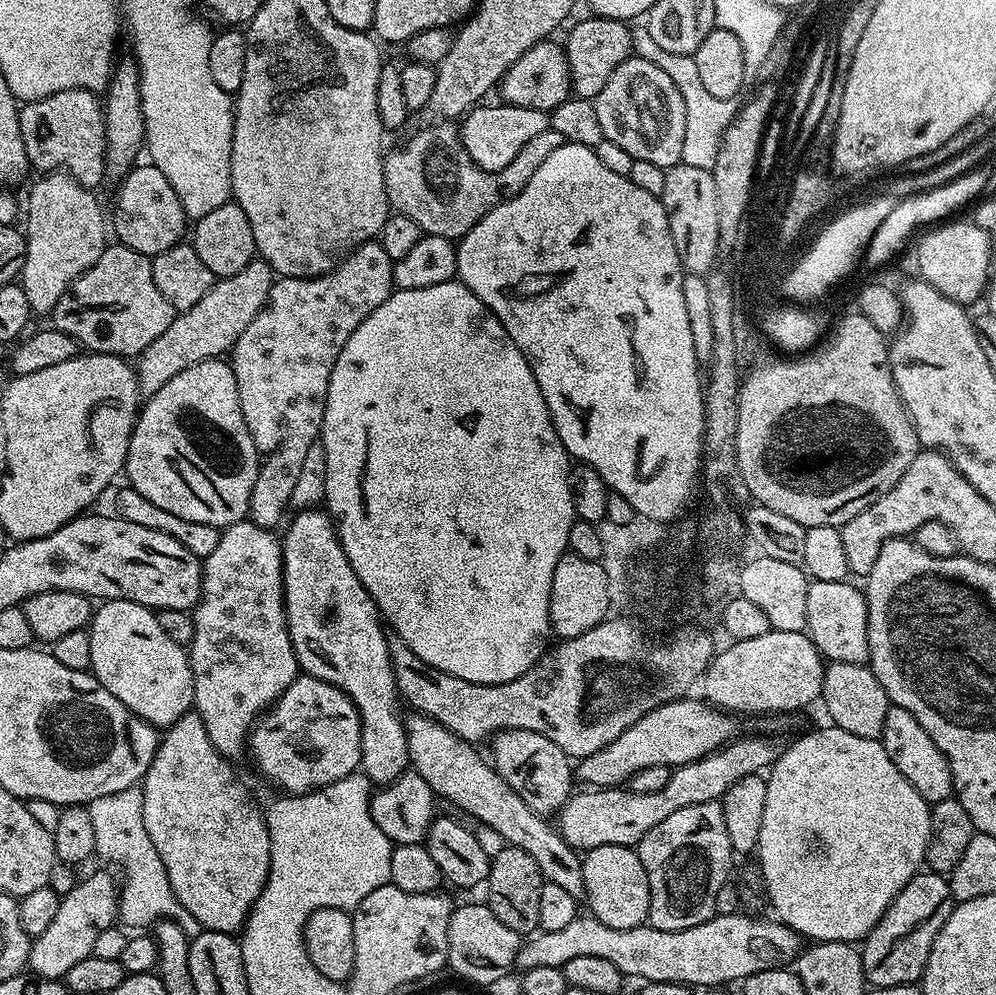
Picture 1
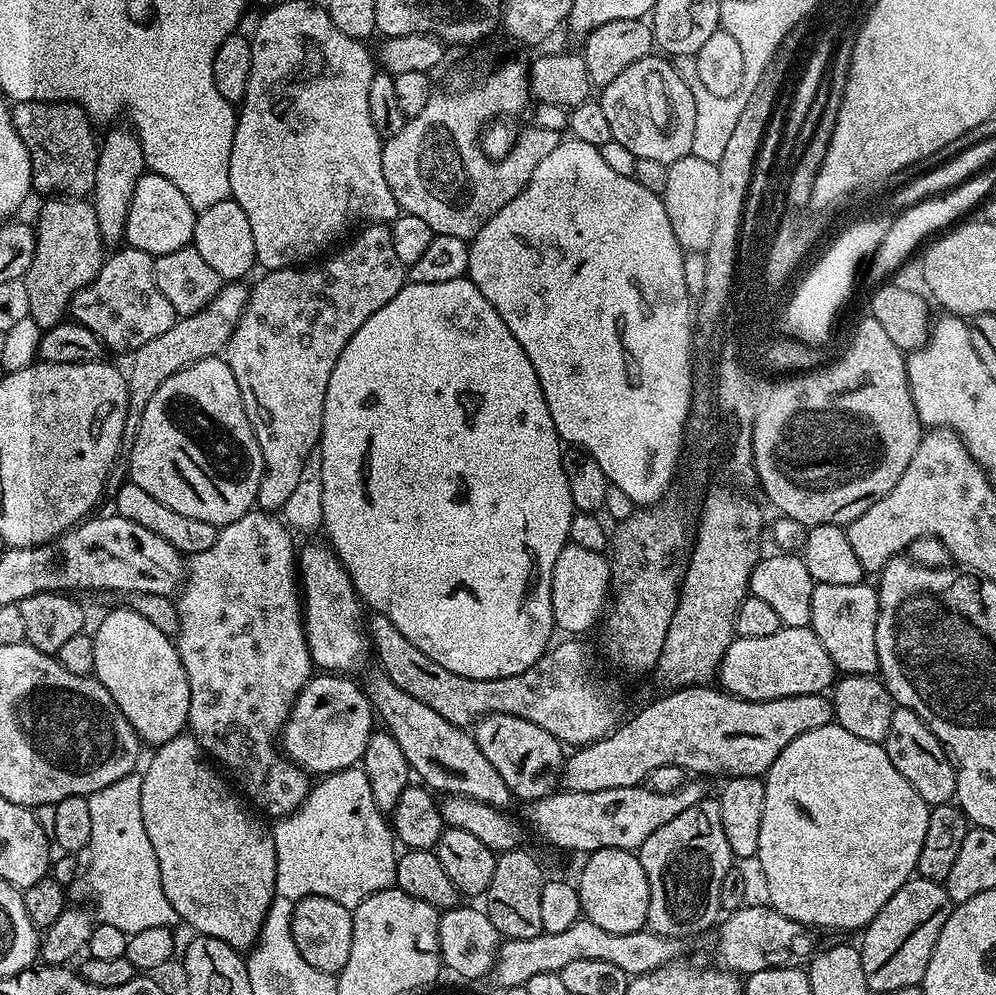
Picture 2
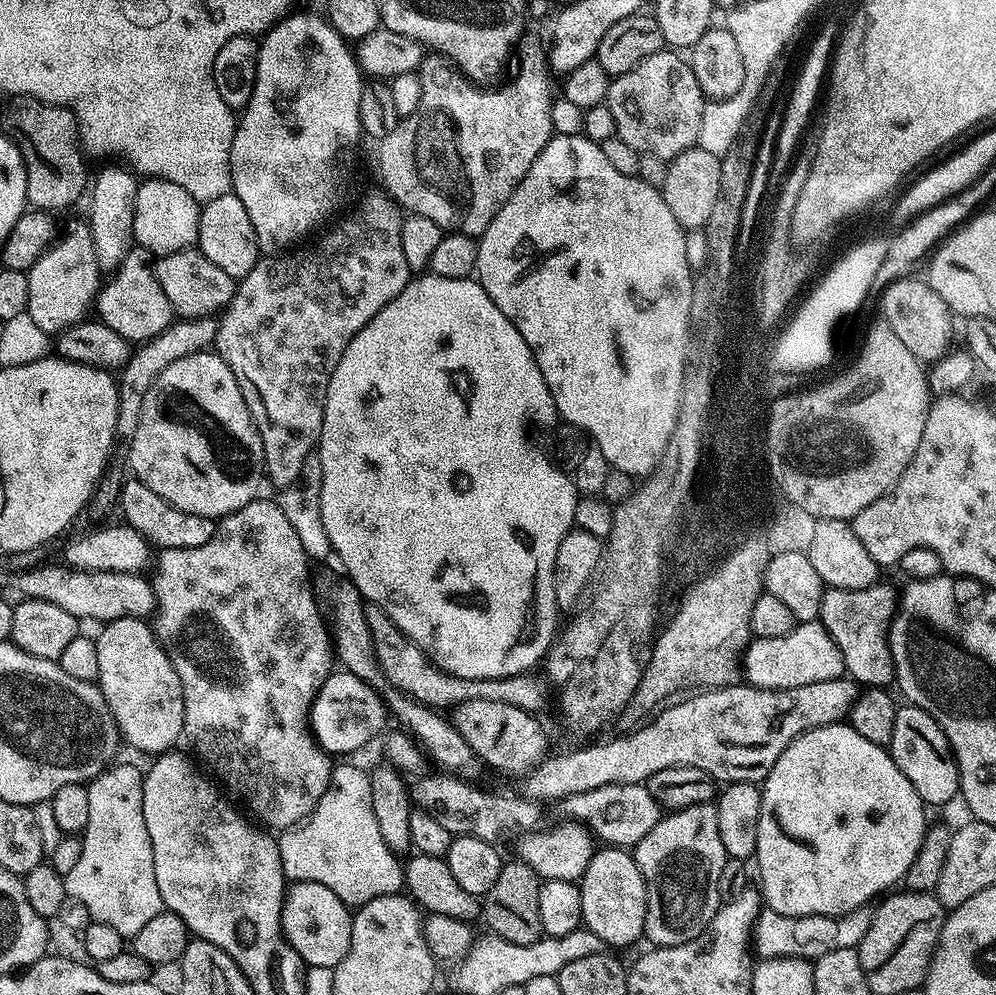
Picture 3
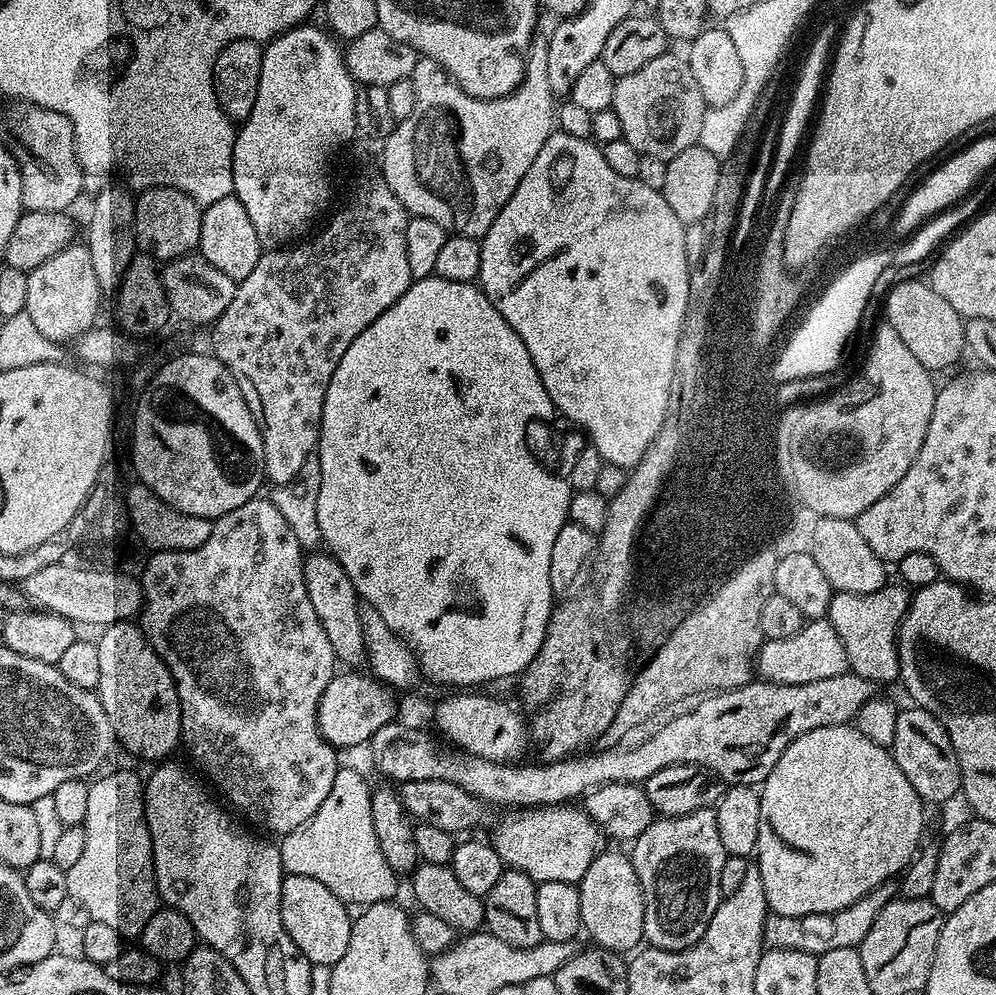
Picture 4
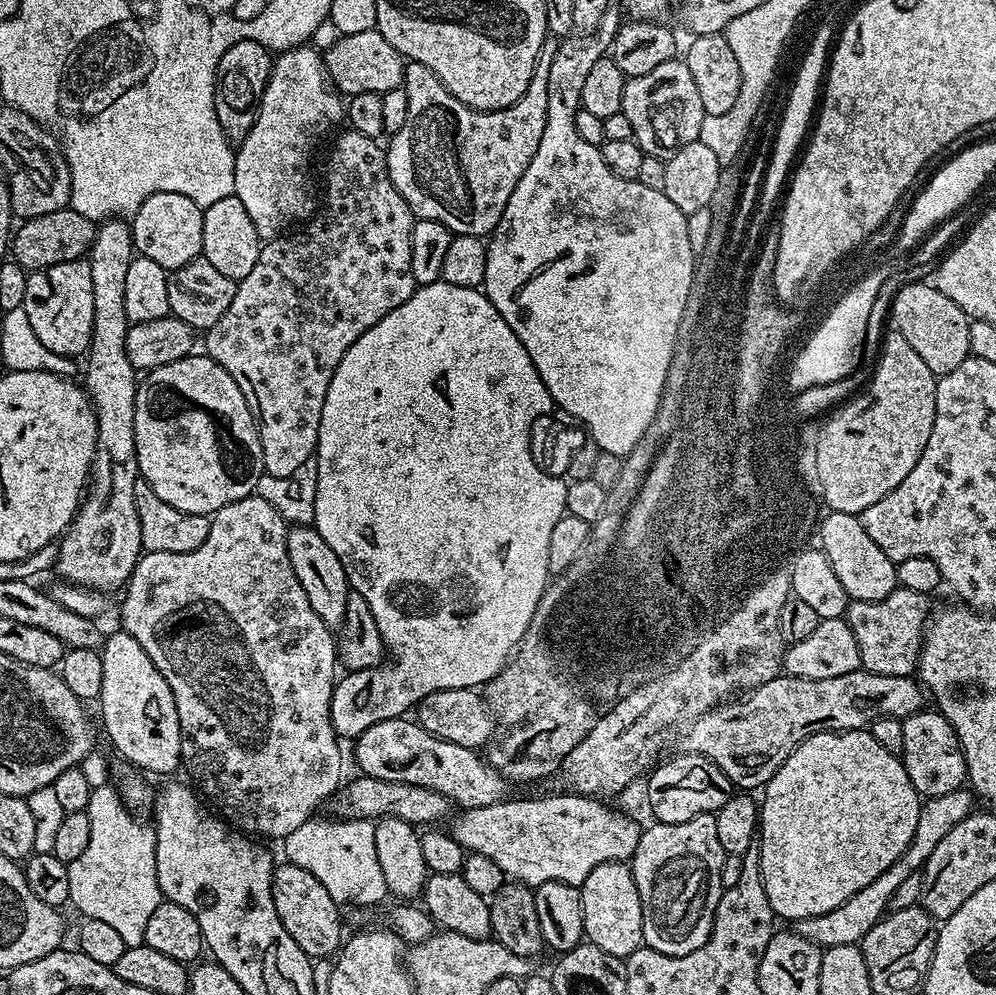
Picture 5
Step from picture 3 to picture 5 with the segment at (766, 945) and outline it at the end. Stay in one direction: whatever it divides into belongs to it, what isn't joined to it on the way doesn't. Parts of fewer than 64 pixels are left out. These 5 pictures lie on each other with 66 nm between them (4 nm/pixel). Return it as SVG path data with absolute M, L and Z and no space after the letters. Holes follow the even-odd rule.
M964 786L950 794L927 797L920 806L918 826L914 826L914 838L908 849L900 855L898 862L894 862L894 866L890 866L890 870L882 870L882 874L878 874L878 878L874 878L874 882L870 882L870 886L862 886L862 890L858 890L858 894L854 894L854 898L846 898L846 902L842 902L842 906L838 906L826 914L818 914L795 921L796 933L817 944L821 950L830 946L860 944L866 938L866 934L870 934L870 930L874 930L876 923L889 911L894 898L894 890L898 890L898 886L902 886L902 882L906 882L906 878L917 875L928 861L928 856L934 850L934 846L938 846L938 842L942 842L942 838L946 838L946 834L950 834L950 830L954 830L954 826L958 826L958 822L962 822L962 818L970 815L974 808L972 800L974 801L973 793Z

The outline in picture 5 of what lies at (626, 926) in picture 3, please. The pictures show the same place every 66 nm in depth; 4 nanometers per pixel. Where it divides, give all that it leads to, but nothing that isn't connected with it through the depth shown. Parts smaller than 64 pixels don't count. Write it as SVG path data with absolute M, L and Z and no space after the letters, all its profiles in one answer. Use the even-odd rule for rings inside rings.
M606 862L594 866L579 890L587 943L621 958L627 958L642 947L642 898L638 898L638 886L634 886L632 870L627 863Z

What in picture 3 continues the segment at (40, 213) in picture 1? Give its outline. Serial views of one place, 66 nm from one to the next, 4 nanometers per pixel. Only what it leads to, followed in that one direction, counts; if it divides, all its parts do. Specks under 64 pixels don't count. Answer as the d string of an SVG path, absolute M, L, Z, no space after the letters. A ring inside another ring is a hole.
M83 219L70 221L68 233L62 236L27 271L30 282L27 312L34 318L34 323L49 334L59 334L71 324L79 324L85 319L102 287L102 269L94 254L94 238L87 223Z

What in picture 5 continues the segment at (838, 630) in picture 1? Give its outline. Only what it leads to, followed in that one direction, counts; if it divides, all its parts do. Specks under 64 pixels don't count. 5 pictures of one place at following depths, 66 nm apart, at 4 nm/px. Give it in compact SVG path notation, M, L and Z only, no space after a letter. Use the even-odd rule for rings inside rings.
M899 586L881 600L853 600L846 609L846 619L858 642L863 671L891 676L912 676L920 659L920 642L930 615L929 597Z

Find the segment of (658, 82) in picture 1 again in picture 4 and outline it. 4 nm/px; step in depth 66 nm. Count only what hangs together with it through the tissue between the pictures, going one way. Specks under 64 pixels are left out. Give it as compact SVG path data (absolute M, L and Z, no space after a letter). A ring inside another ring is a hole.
M665 54L654 58L654 62L646 62L642 70L634 70L634 74L619 77L614 86L612 109L618 114L618 122L622 122L622 138L634 146L641 156L653 156L659 160L673 160L682 150L693 148L700 142L702 134L702 118L706 105L702 98L702 90L698 90L698 81L690 74L690 66L683 55Z

